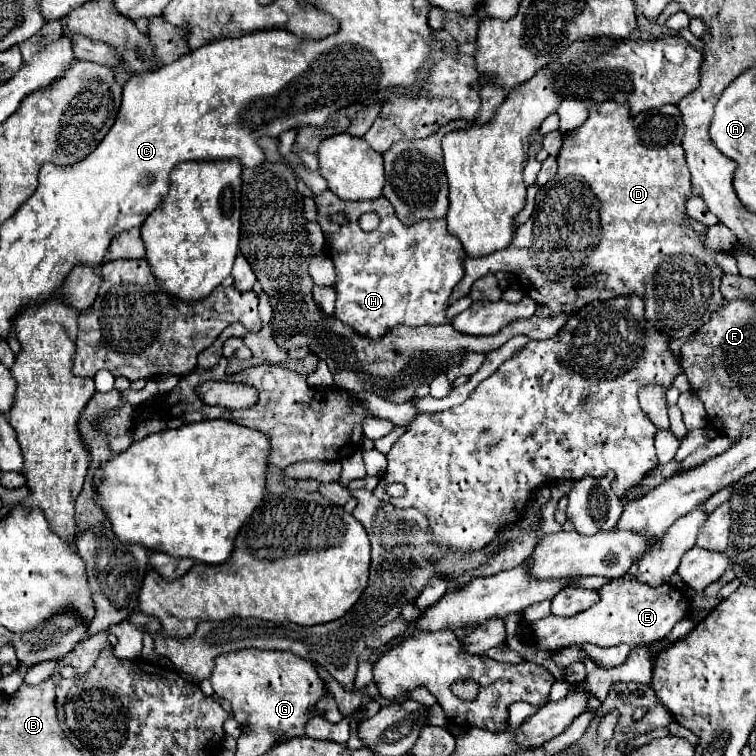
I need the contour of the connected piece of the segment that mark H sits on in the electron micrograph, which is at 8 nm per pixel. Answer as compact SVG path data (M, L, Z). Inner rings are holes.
M324 191L314 201L318 205L318 223L330 239L326 253L332 255L336 265L334 289L340 289L336 299L338 319L374 339L398 324L418 327L448 323L448 299L454 285L462 279L462 259L466 253L460 241L448 235L446 219L404 225L384 197L374 201L342 201L332 191ZM366 211L380 215L378 229L370 233L358 227L358 217ZM332 215L344 215L348 223L338 225L330 221Z

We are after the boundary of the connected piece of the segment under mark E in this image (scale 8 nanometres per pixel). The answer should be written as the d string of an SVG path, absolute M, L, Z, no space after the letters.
M628 577L612 579L610 583L606 583L604 587L598 589L598 601L594 603L594 607L590 607L590 609L586 609L586 611L582 611L578 615L572 615L568 619L548 615L548 617L544 617L540 621L528 623L526 625L530 629L528 643L532 643L536 649L542 649L542 651L554 651L554 649L564 649L564 647L572 647L572 649L578 647L580 649L584 643L590 643L590 645L596 645L596 647L614 647L614 645L620 645L620 643L626 643L630 647L640 647L640 645L648 645L648 643L664 639L672 631L676 621L686 617L686 605L690 607L690 603L686 601L684 591L678 591L672 585L666 585L666 583L658 585L658 587L642 585L634 577L632 579L628 579Z

